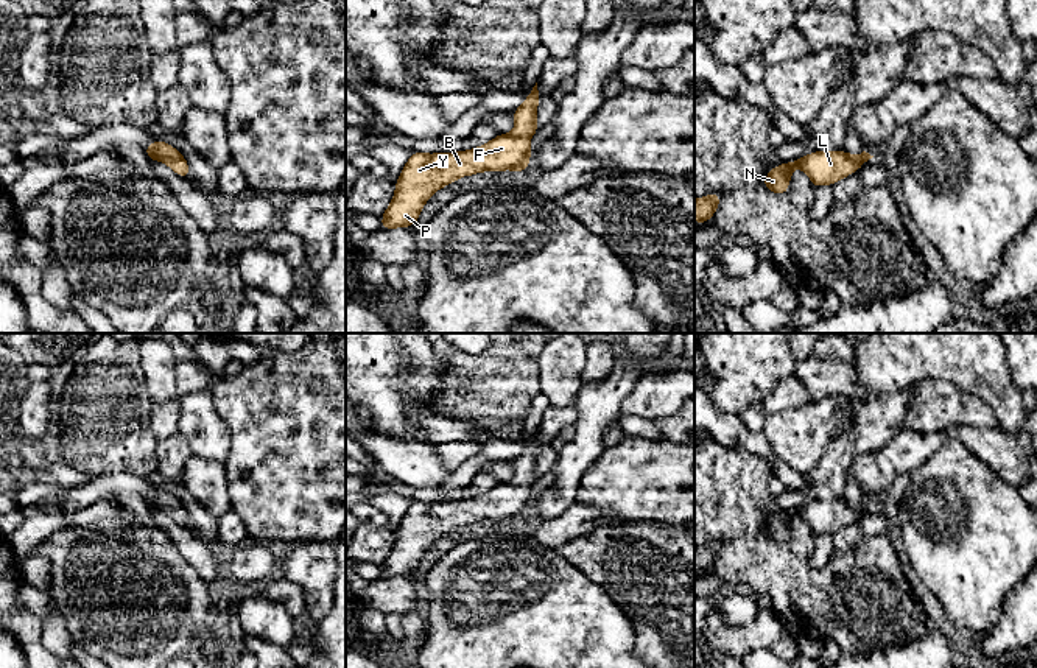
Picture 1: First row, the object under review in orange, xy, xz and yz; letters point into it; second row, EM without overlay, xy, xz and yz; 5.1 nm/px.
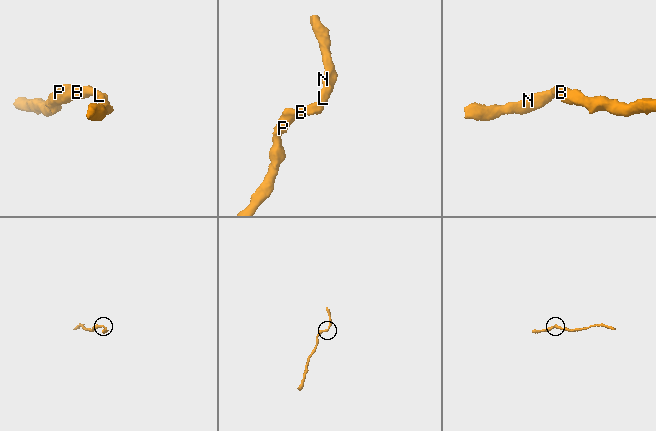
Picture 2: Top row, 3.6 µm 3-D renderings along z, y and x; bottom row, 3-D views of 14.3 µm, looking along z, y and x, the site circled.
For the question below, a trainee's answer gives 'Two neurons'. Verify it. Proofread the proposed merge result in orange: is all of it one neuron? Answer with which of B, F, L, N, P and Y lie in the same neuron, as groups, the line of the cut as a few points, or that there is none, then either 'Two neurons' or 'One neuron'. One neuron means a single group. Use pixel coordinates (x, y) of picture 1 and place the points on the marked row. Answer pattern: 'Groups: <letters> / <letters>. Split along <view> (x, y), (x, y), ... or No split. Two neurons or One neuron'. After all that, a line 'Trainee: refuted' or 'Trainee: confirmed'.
Groups: B F L N P Y. No split. One neuron
Trainee: refuted

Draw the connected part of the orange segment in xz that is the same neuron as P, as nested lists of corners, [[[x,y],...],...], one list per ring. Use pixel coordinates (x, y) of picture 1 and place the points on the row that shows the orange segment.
[[[537,83],[514,114],[515,131],[500,134],[469,151],[425,154],[414,151],[403,167],[395,193],[381,216],[380,229],[414,226],[422,207],[439,188],[461,176],[481,171],[514,170],[525,173],[533,154],[529,139],[537,132]]]

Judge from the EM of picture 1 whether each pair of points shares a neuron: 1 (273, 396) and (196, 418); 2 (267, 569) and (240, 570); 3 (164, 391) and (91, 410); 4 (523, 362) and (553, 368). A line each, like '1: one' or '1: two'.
1: two
2: one
3: two
4: two

